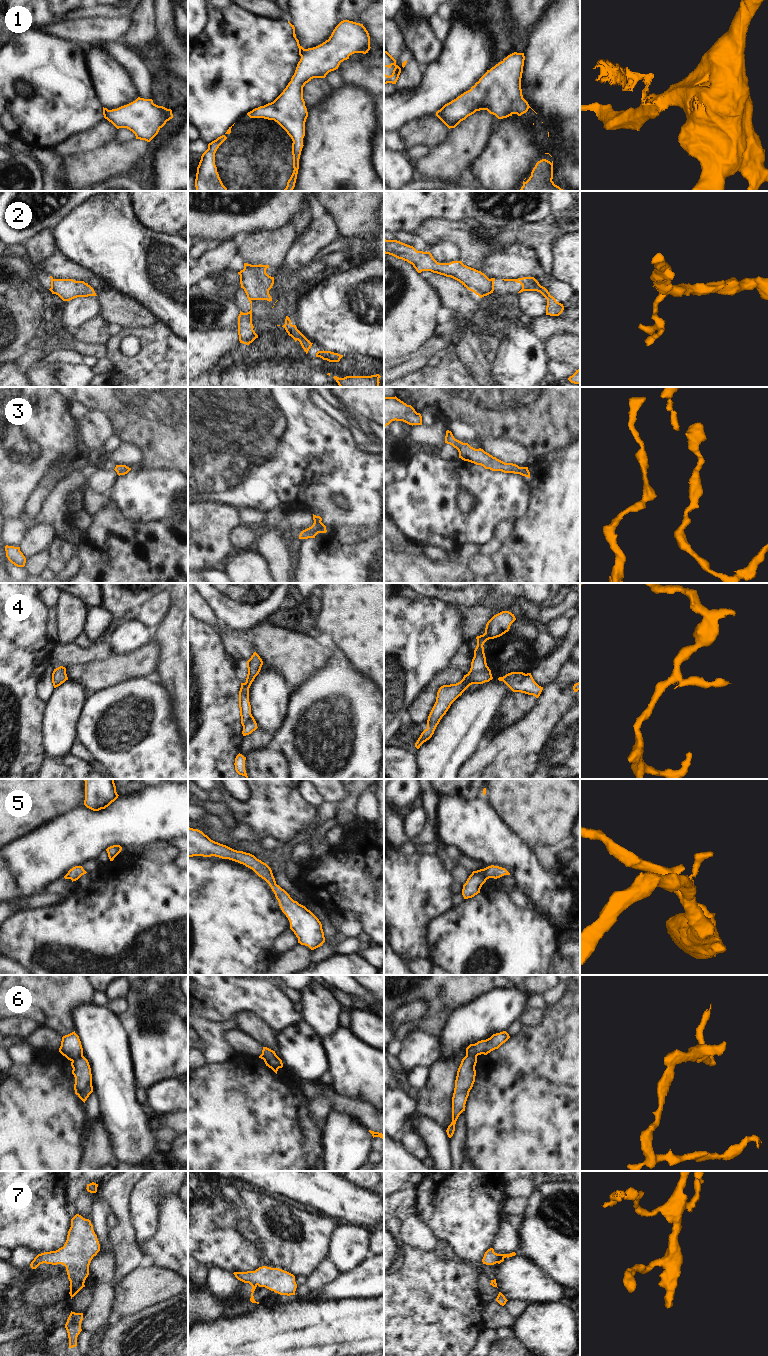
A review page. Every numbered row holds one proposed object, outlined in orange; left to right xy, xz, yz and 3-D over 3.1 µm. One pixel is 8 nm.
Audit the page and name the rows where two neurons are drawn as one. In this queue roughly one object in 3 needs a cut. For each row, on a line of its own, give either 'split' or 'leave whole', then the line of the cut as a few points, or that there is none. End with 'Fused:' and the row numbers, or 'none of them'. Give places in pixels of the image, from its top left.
1: split; cut in xz along (304, 49), (301, 56)
2: split; cut in xz along (247, 295), (251, 299)
3: leave whole; no cut
4: split; cut in xz along (244, 683), (249, 687)
5: leave whole; no cut
6: split; cut in xy along (82, 1054), (72, 1061)
7: leave whole; no cut
Fused: 1, 2, 4, 6

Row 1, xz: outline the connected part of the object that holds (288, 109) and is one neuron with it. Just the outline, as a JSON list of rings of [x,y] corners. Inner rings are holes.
[[[341,21],[328,40],[316,47],[304,49],[291,81],[273,102],[247,113],[250,118],[274,120],[293,141],[294,170],[283,191],[292,191],[295,187],[304,146],[308,112],[303,99],[303,87],[313,78],[325,78],[329,72],[338,69],[341,62],[349,59],[350,55],[366,54],[370,48],[370,36],[363,24]]]

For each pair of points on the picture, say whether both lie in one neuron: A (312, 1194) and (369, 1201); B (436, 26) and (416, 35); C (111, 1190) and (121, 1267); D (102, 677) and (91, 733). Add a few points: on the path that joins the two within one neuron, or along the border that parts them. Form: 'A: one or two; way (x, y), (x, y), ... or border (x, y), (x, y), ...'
A: one; way (326, 1194), (330, 1194), (342, 1201), (355, 1201)
B: two; border (427, 21), (433, 34), (443, 44)
C: one; way (121, 1209), (123, 1215), (123, 1248)
D: two; border (121, 682), (88, 694)

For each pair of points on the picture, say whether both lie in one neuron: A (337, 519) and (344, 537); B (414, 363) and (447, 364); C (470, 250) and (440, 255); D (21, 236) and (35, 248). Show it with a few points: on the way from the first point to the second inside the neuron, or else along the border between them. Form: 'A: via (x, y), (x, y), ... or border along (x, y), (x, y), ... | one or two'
A: border along (364, 526), (337, 526), (329, 532) | two
B: border along (452, 347), (442, 355) | two
C: border along (437, 243), (452, 242), (459, 251), (460, 260) | two
D: border along (49, 231), (40, 231), (24, 244) | two

